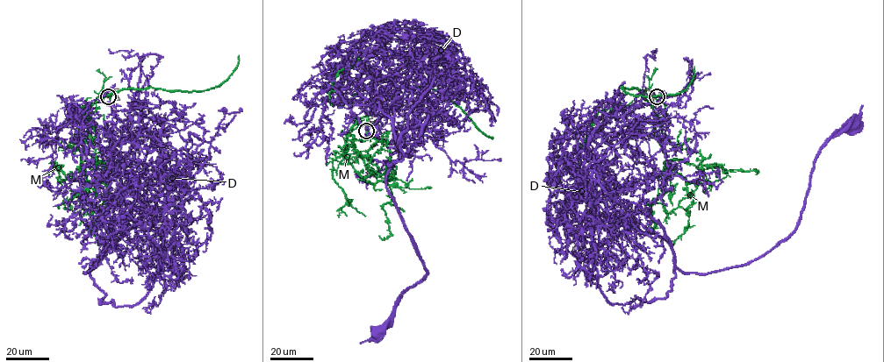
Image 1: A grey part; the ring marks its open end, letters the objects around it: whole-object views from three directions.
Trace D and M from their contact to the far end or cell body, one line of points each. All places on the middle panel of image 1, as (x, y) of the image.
D: (366, 131), (388, 94), (377, 76), (401, 154), (387, 189), (427, 271), (377, 331)
M: (367, 131), (368, 116), (347, 134), (354, 136), (362, 156), (353, 141), (381, 140), (387, 133), (382, 136)

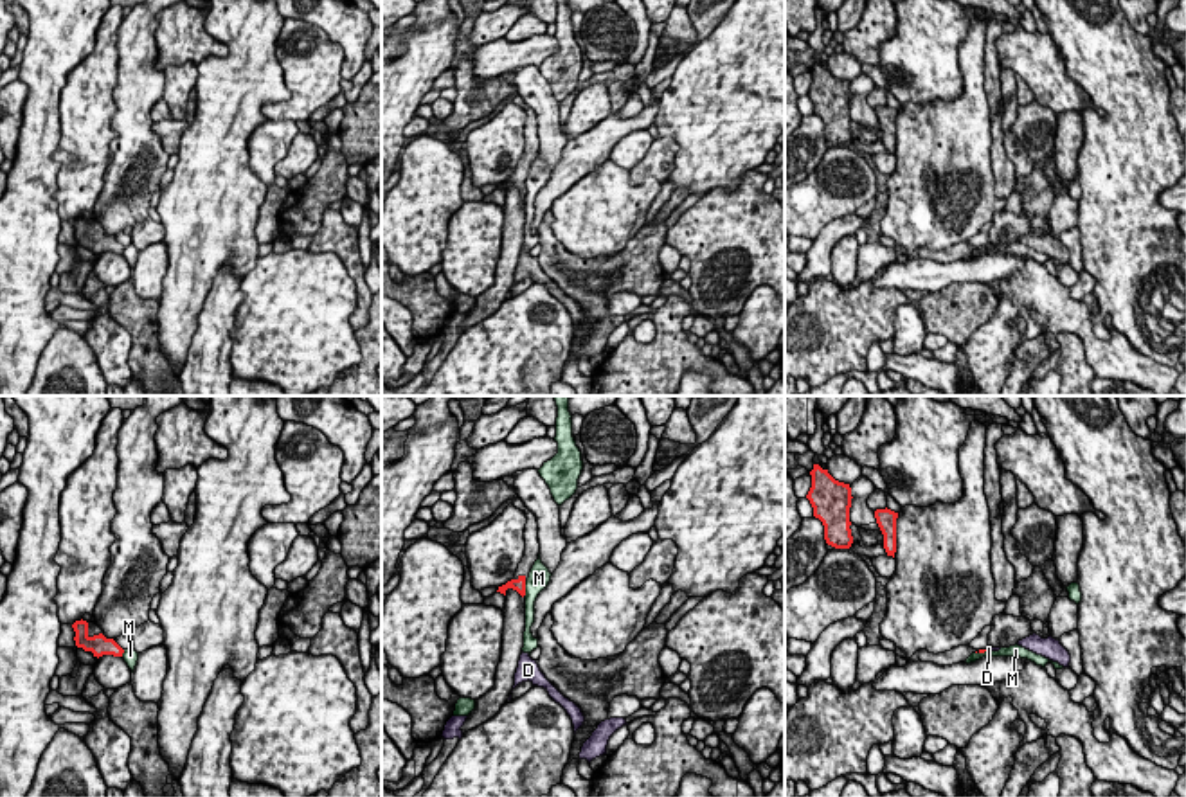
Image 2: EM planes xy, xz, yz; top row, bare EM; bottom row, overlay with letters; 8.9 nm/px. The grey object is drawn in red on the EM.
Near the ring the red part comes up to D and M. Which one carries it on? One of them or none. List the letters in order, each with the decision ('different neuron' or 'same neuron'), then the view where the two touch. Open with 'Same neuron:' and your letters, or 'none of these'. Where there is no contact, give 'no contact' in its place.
Same neuron: D
D: same neuron | no contact
M: different neuron | xz

